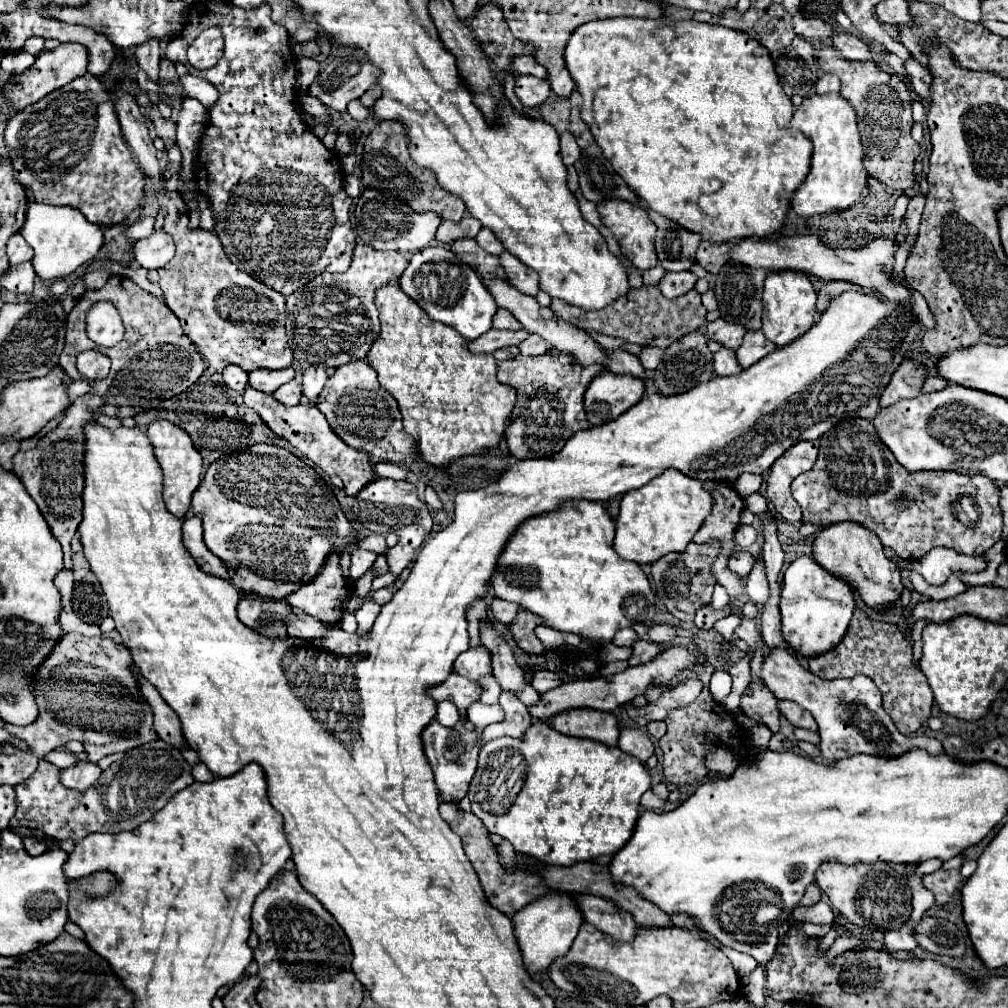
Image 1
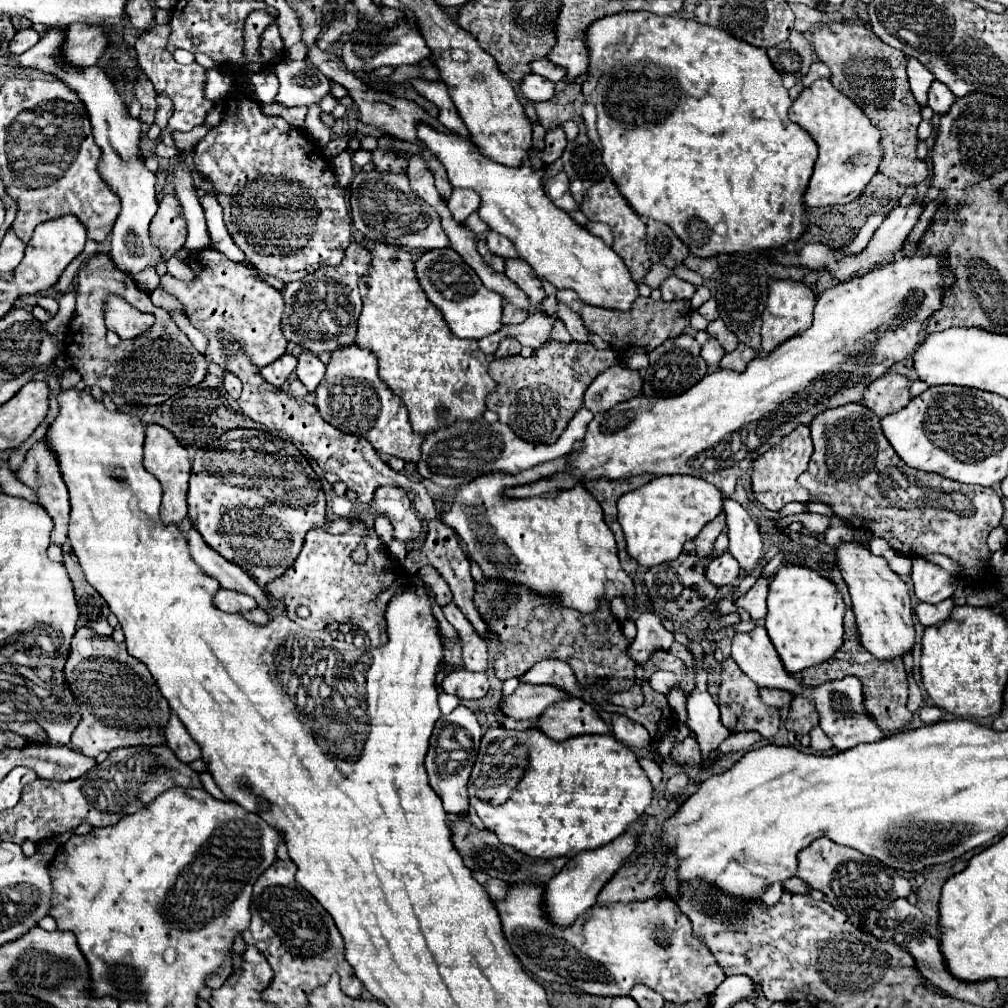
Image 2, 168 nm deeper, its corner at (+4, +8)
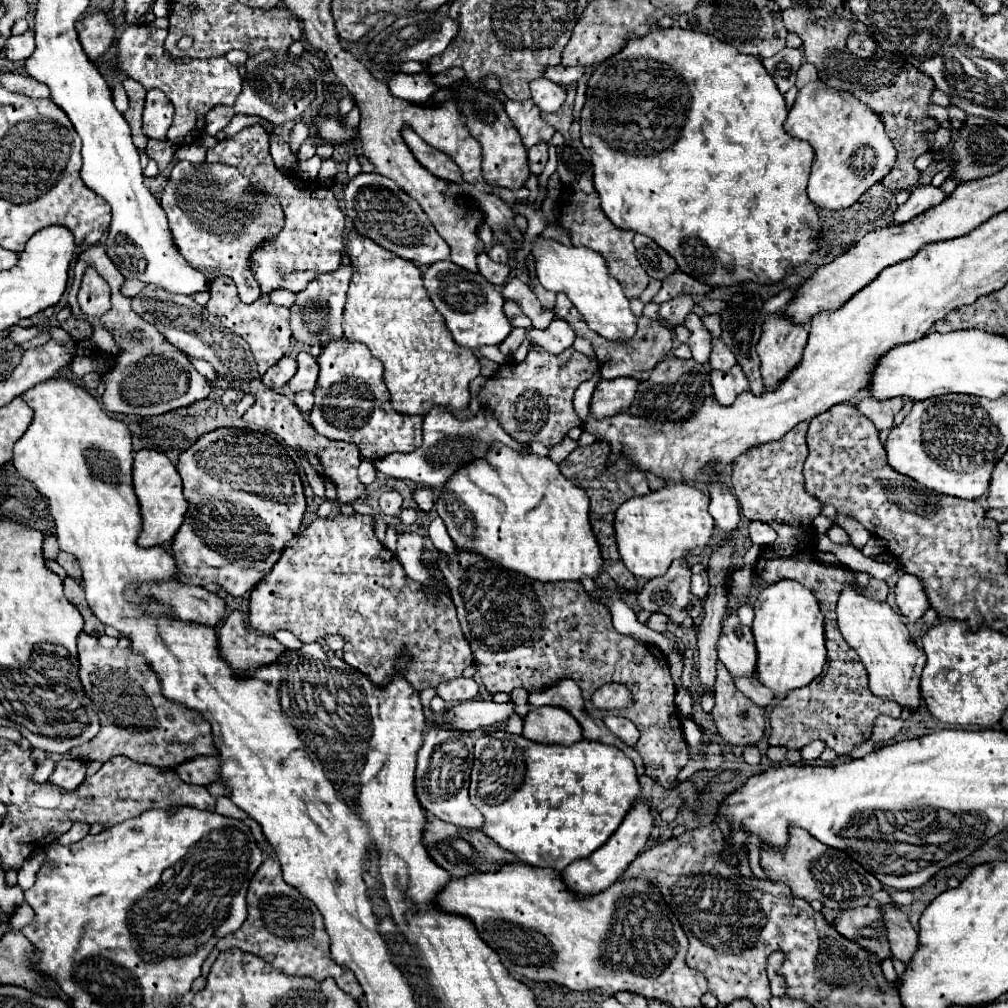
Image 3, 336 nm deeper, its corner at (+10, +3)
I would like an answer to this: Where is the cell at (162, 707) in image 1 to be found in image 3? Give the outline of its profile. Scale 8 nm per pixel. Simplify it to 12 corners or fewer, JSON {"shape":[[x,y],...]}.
{"shape":[[194,758],[176,772],[186,782],[218,782],[216,758]]}

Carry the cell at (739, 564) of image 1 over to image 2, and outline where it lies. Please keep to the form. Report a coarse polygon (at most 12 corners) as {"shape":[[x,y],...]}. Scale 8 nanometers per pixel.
{"shape":[[726,551],[708,563],[708,579],[716,587],[734,585],[742,569]]}

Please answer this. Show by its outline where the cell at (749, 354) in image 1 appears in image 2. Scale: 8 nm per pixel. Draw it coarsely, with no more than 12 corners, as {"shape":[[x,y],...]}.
{"shape":[[738,345],[720,361],[722,369],[744,371],[744,365],[758,355],[748,345]]}

